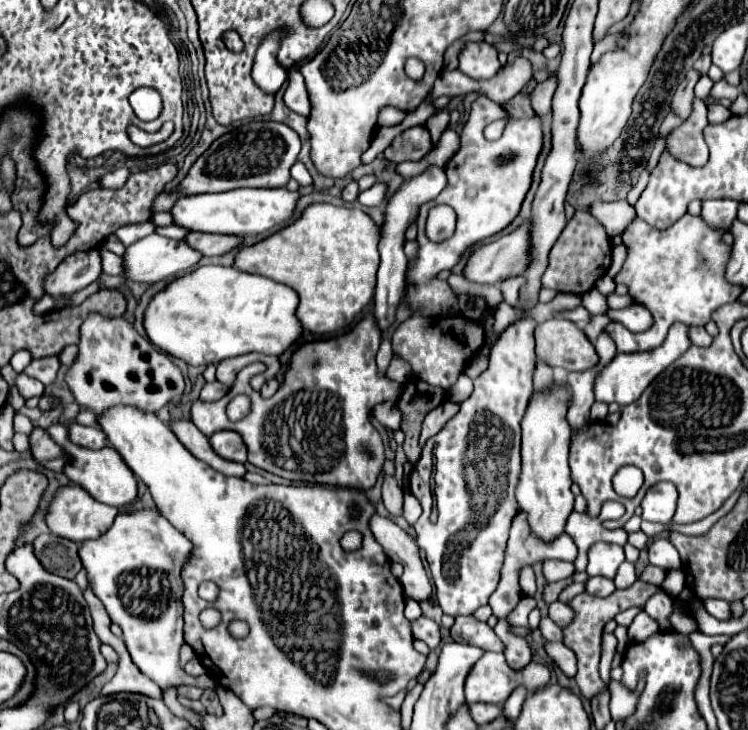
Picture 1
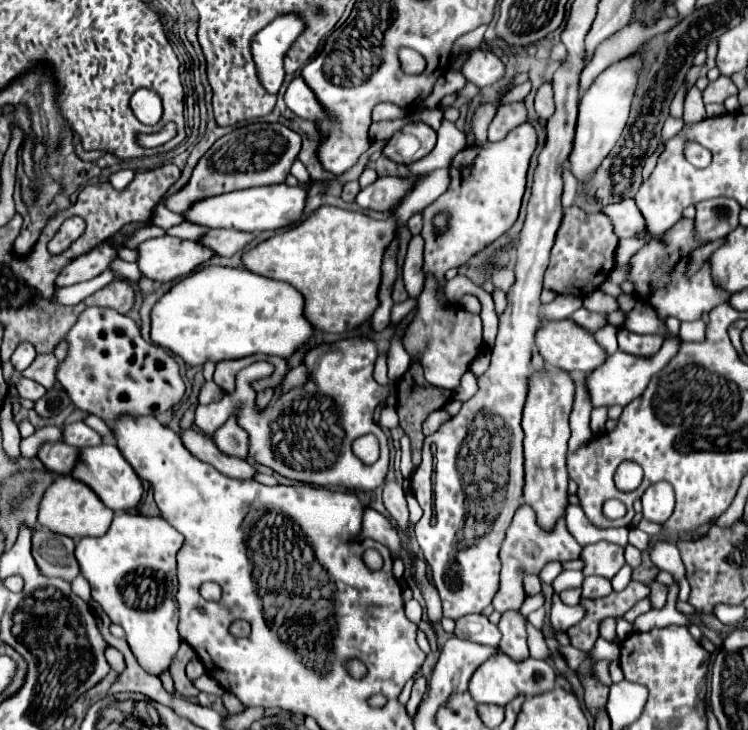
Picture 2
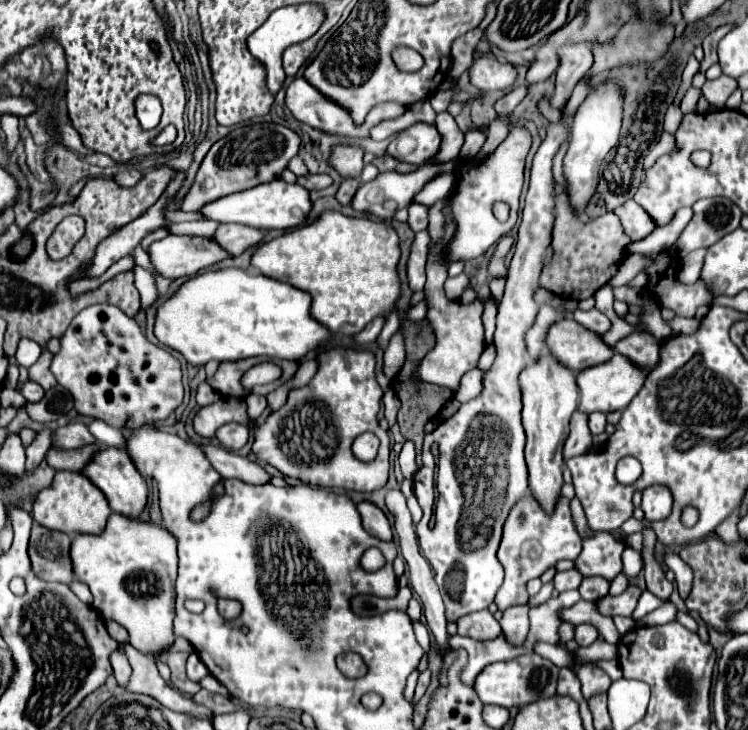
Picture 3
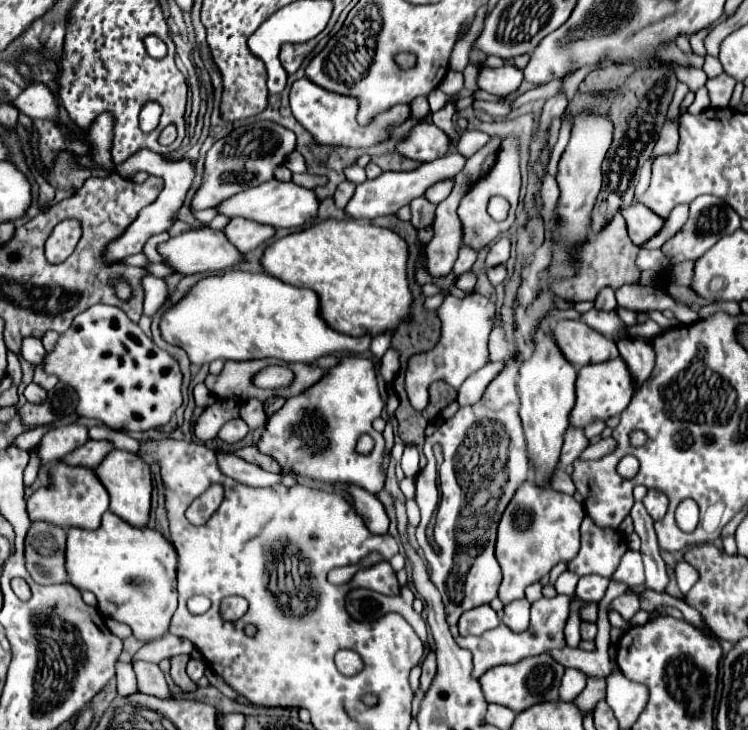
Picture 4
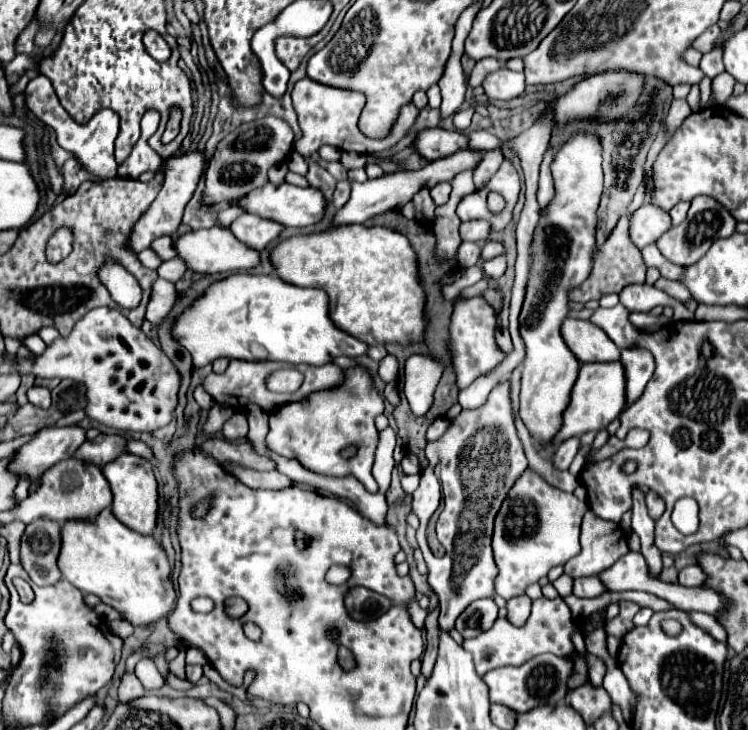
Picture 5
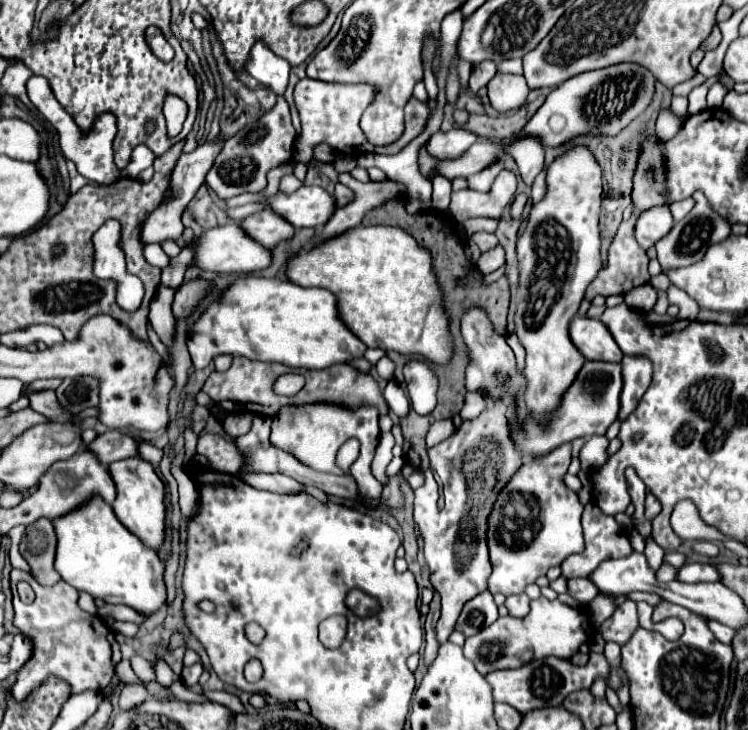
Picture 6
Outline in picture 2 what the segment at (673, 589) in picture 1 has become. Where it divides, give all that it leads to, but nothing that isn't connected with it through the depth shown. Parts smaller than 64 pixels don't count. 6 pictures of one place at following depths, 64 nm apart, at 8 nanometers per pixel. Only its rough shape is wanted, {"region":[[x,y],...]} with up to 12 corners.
{"region":[[672,584],[664,608],[638,616],[634,632],[688,624],[676,610],[678,586]]}

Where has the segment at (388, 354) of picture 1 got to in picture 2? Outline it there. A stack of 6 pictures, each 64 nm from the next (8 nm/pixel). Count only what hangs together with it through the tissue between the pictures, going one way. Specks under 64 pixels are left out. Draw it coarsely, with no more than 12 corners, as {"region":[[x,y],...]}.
{"region":[[379,354],[373,377],[380,385],[392,382],[387,376],[387,354]]}

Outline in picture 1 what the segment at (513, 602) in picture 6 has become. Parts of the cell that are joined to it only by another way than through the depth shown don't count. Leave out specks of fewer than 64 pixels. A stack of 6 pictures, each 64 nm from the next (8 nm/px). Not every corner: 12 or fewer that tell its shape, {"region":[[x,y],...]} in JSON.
{"region":[[508,618],[498,620],[496,634],[512,668],[532,660],[526,636],[512,632]]}

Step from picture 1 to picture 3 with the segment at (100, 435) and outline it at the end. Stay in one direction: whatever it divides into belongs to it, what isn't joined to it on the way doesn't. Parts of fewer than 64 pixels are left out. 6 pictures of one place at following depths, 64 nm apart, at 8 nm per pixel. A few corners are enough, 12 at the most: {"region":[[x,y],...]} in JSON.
{"region":[[80,422],[58,428],[52,436],[56,450],[92,444],[94,436]]}

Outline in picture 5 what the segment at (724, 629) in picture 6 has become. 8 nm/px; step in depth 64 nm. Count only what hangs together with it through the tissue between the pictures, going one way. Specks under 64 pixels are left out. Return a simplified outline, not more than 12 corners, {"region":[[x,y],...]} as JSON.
{"region":[[690,612],[696,626],[718,642],[726,642],[724,626],[706,614]]}

